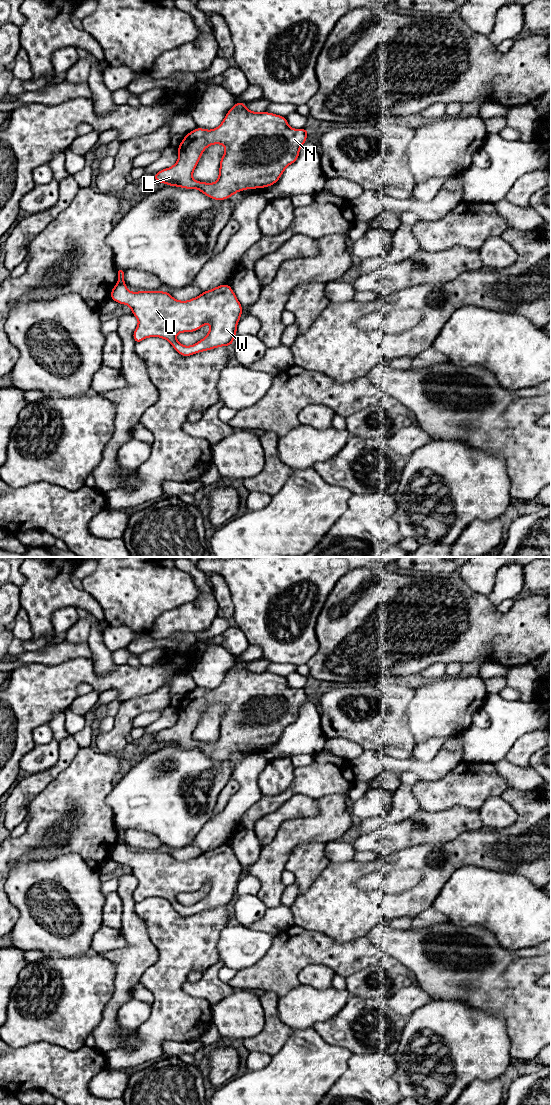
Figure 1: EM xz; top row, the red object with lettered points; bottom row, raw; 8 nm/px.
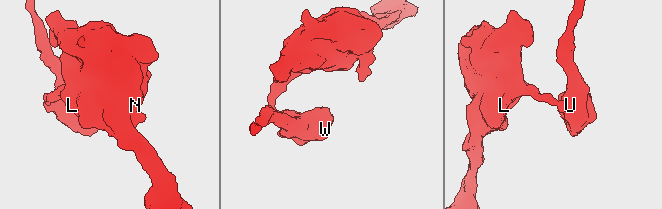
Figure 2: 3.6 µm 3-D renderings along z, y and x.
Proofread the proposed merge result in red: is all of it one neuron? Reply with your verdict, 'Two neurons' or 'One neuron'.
Two neurons

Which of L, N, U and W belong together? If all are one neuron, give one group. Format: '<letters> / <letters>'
L N / U W

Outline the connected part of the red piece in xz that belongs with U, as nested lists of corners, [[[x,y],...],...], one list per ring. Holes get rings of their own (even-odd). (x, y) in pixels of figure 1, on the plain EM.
[[[118,842],[113,847],[110,858],[119,864],[128,865],[132,869],[132,874],[138,879],[138,886],[133,892],[135,903],[148,897],[160,897],[169,901],[172,907],[184,917],[221,906],[231,906],[243,871],[235,853],[227,843],[202,852],[198,857],[179,861],[166,851],[131,852],[125,843]],[[206,883],[210,884],[210,891],[199,902],[191,906],[184,906],[177,901],[178,893],[197,891]]]

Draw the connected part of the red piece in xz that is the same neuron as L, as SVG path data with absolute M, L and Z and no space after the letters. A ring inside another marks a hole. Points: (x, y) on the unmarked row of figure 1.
M238 662L227 672L217 688L196 688L186 694L177 708L178 721L153 737L156 742L185 749L198 749L211 759L226 760L239 751L275 744L284 730L297 721L307 696L306 688L291 688L286 677L269 672L252 672L246 668L244 662ZM213 704L221 704L226 708L220 720L218 739L215 743L195 741L192 734L204 710Z

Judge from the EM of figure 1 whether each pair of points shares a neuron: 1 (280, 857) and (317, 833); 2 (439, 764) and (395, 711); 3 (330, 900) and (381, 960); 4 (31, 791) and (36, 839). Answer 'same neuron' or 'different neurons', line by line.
1: same neuron
2: different neurons
3: different neurons
4: different neurons

